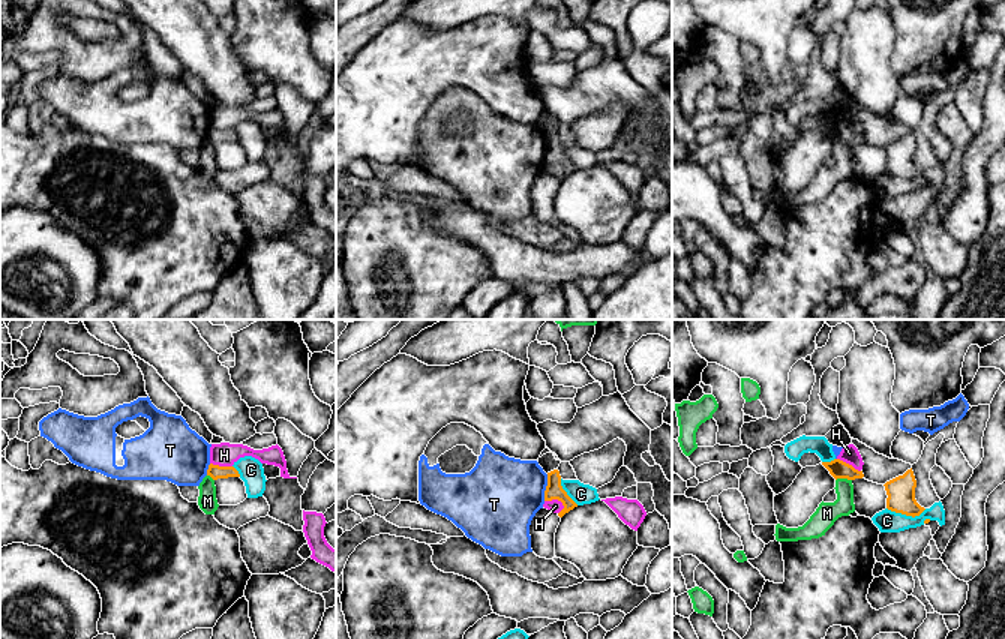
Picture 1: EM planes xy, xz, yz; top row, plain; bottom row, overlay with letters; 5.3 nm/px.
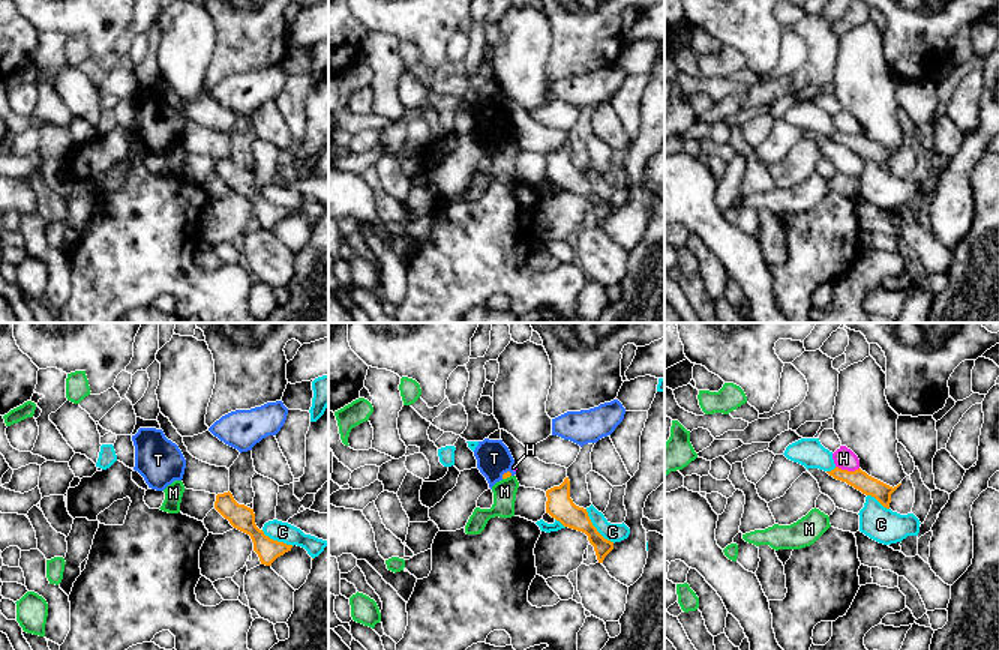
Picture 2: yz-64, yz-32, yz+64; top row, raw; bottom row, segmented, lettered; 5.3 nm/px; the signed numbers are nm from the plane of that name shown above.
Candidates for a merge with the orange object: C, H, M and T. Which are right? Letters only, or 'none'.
none

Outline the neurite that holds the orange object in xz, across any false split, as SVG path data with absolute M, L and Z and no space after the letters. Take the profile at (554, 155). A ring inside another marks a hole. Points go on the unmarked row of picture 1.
M558 134L548 136L548 150L544 154L544 165L558 164L562 166L564 172L558 177L562 182L566 177L578 171L578 168L567 159L561 150L561 140Z

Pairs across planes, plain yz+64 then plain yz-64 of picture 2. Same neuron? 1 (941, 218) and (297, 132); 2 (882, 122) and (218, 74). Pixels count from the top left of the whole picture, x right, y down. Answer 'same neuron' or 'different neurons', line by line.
1: different neurons
2: different neurons

